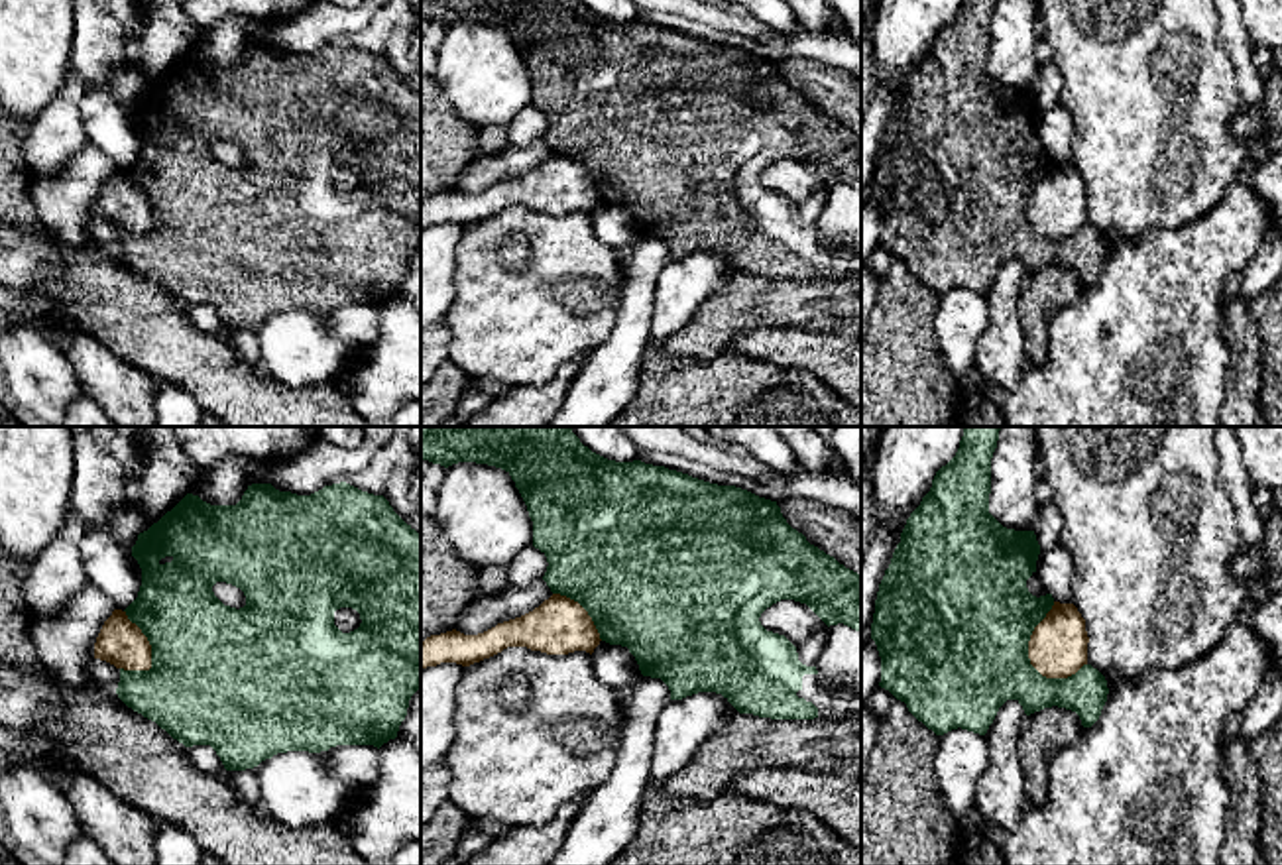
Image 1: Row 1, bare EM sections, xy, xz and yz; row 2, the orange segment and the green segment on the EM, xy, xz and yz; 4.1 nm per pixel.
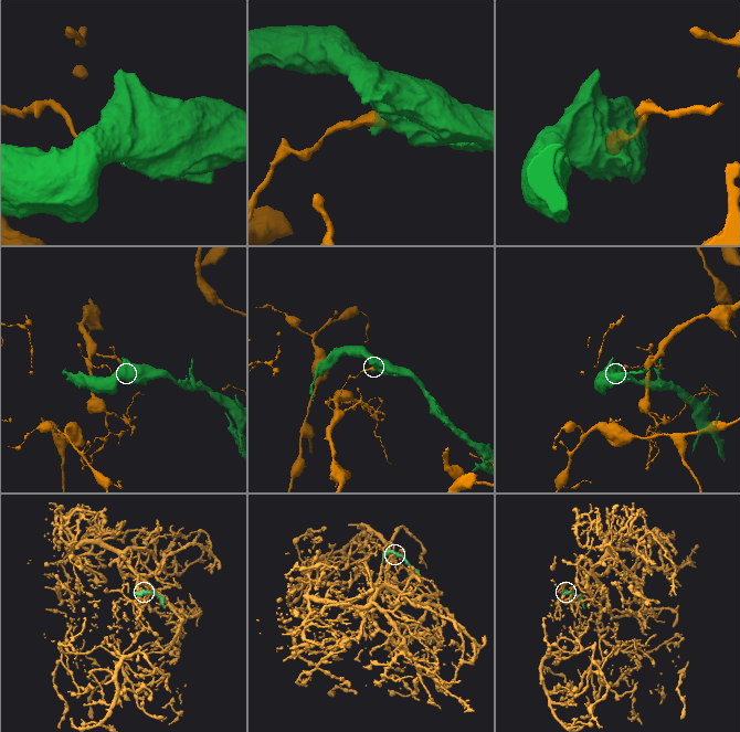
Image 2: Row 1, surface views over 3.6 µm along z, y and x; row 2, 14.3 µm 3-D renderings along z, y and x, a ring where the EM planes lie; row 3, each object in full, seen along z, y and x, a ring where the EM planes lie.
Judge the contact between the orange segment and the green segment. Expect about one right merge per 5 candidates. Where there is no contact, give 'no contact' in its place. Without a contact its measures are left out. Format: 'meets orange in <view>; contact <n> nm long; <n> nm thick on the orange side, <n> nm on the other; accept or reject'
meets orange in yz; contact 320 nm long; 240 nm thick on the orange side, 500 nm on the other; reject

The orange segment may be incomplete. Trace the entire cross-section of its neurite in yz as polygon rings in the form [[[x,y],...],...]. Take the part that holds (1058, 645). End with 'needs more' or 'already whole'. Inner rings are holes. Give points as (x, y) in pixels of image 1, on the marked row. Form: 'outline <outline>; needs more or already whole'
outline [[[1054,602],[1028,641],[1030,664],[1046,678],[1068,678],[1087,664],[1085,619],[1074,604]]]; already whole

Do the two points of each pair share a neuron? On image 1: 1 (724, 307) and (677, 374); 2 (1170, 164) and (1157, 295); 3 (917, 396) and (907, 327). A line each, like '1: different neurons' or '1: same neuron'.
1: different neurons
2: different neurons
3: same neuron

